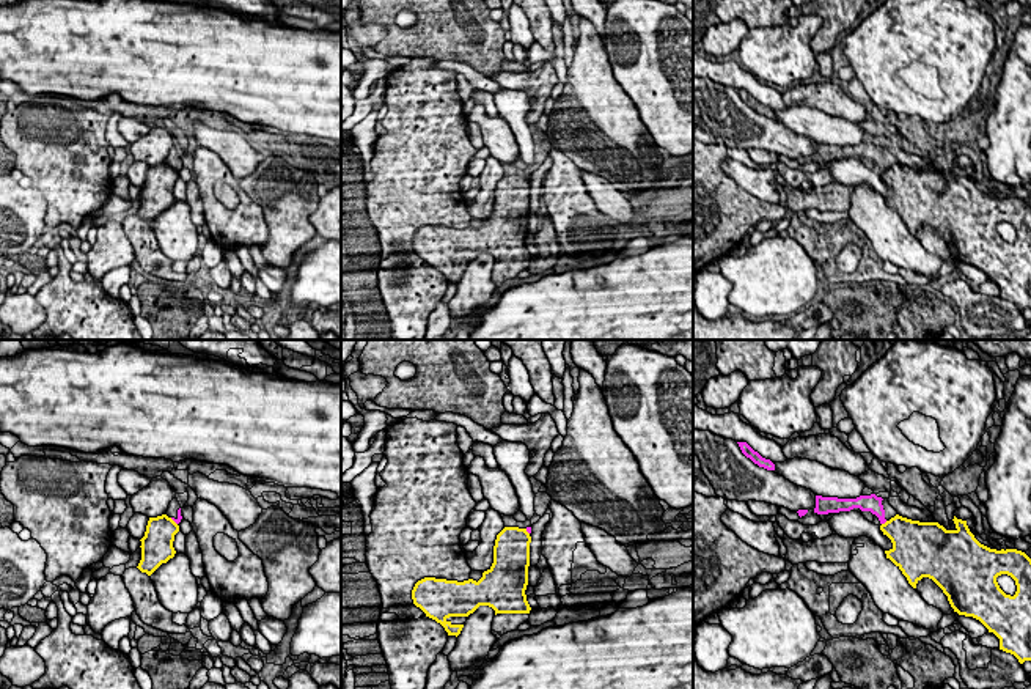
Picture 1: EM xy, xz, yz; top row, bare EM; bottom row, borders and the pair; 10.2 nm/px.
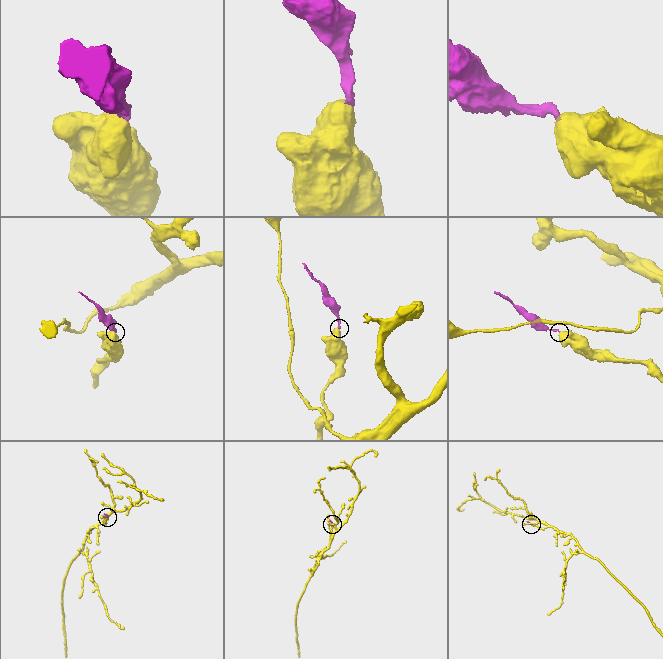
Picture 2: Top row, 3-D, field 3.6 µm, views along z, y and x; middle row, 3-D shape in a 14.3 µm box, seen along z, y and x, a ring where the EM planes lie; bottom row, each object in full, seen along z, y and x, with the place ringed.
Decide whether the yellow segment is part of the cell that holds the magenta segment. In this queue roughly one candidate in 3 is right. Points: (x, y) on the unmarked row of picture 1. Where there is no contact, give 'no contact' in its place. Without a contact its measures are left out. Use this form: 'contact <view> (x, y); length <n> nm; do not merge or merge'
contact yz (884, 170); length 70 nm; do not merge

